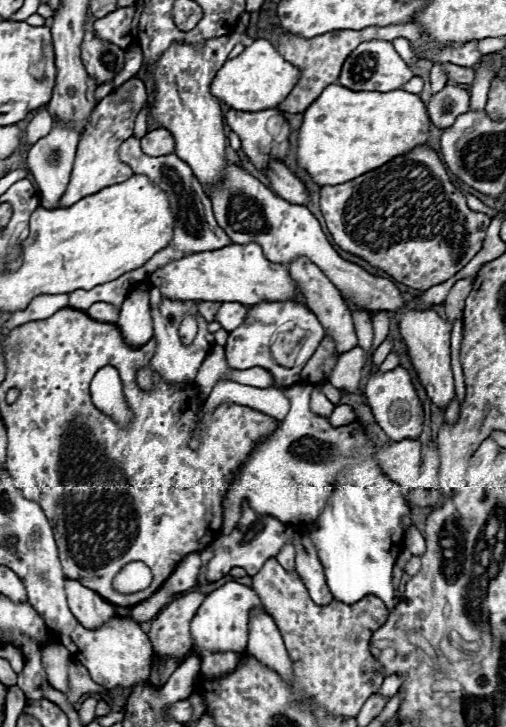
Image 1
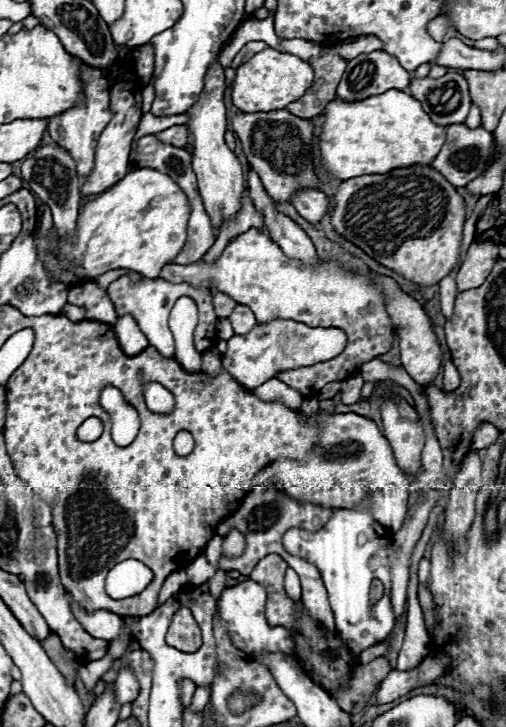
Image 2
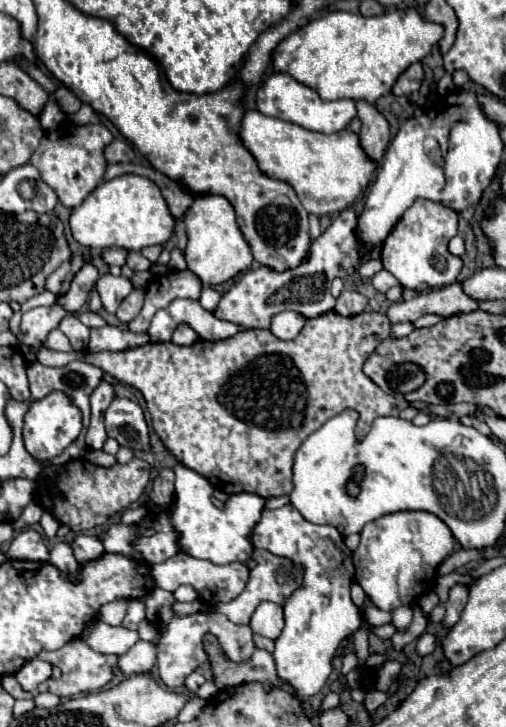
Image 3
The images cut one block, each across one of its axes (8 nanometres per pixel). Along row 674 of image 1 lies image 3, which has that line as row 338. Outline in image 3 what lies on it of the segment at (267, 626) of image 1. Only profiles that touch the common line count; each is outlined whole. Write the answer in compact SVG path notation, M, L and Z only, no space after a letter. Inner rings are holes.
M290 312L290 314L276 314L272 318L270 330L280 340L294 340L300 334L304 324L306 324L306 318L302 318L302 314L294 314L294 312Z

